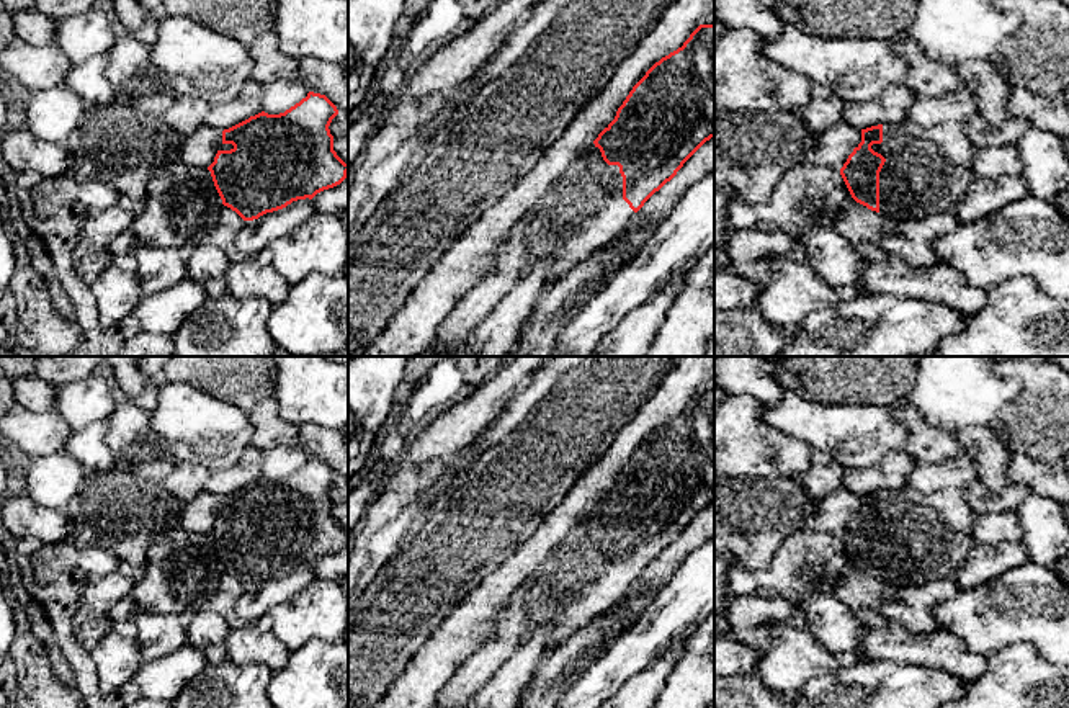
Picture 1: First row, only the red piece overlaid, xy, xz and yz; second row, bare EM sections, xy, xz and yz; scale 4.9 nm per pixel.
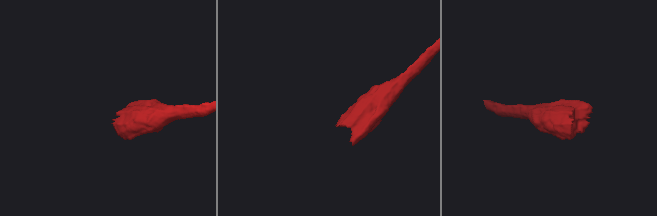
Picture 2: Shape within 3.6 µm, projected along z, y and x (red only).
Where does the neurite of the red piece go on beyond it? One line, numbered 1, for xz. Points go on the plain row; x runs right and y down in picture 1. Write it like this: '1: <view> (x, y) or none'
1: xz (582, 578)

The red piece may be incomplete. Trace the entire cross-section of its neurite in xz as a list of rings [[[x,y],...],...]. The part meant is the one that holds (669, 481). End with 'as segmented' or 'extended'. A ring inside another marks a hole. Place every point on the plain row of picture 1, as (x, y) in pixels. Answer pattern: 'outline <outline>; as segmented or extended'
outline [[[700,391],[682,414],[633,453],[615,486],[556,544],[525,595],[531,633],[552,626],[546,654],[610,612],[683,530],[714,504],[714,391]]]; extended

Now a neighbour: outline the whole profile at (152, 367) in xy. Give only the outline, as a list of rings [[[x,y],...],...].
[[[132,356],[144,376],[160,379],[170,356]]]

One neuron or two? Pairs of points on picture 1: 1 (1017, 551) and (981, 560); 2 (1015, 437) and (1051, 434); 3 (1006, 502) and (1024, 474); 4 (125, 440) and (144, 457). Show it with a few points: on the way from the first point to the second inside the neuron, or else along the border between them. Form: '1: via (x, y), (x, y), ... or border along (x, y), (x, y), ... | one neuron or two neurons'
1: via (1009, 555), (989, 560) | one neuron
2: via (1024, 434), (1043, 434) | one neuron
3: border along (1010, 481), (1022, 483), (1033, 492) | two neurons
4: via (129, 442), (139, 452) | one neuron

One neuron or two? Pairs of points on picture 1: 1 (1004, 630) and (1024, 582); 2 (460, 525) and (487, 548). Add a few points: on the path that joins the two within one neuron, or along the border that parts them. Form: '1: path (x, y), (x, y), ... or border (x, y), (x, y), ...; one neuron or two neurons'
1: path (1004, 618), (1024, 599), (1024, 594); one neuron
2: path (466, 532), (481, 542); one neuron

